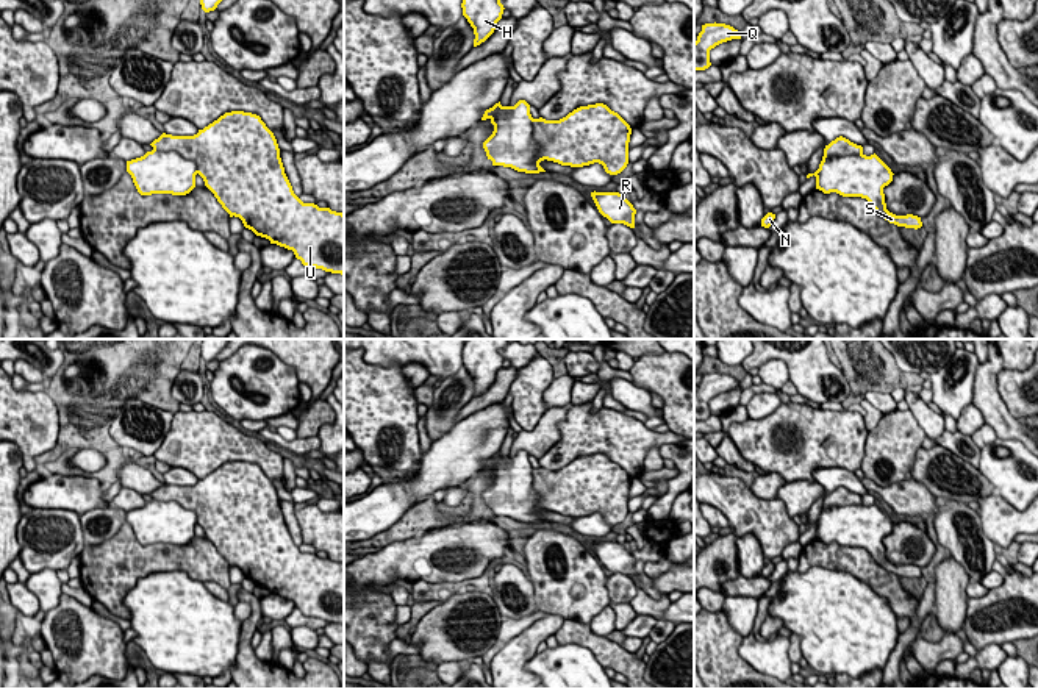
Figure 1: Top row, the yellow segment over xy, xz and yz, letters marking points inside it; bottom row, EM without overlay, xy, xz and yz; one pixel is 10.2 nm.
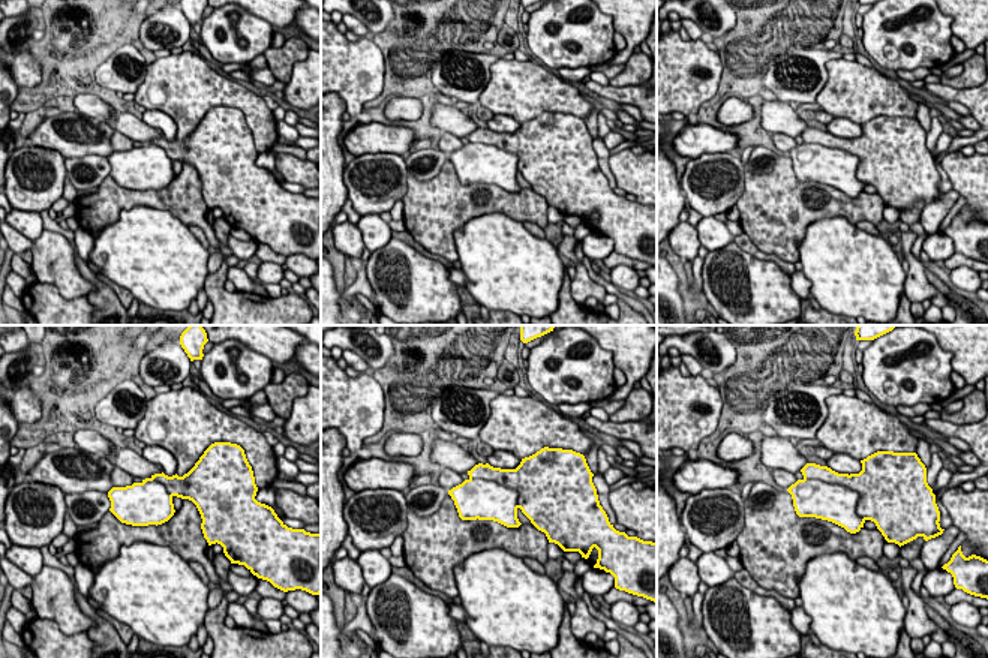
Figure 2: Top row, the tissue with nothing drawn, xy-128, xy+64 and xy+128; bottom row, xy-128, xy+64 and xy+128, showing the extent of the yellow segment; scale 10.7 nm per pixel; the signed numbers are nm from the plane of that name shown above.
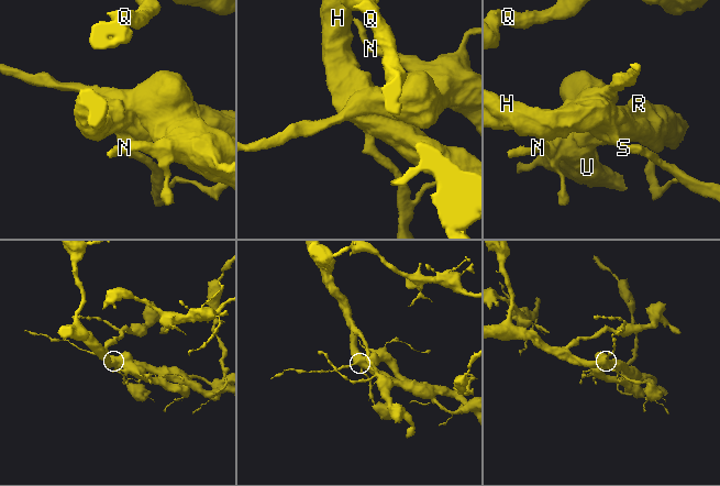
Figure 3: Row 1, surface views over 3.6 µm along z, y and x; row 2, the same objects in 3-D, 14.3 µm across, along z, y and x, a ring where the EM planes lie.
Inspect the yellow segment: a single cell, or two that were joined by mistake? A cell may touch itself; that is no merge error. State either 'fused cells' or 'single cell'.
fused cells

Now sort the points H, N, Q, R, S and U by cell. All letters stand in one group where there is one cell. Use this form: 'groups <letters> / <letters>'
groups H Q R S / N U

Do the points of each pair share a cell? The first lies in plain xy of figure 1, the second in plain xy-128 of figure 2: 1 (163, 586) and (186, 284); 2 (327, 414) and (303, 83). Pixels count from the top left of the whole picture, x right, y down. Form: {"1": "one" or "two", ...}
{"1": "one", "2": "two"}

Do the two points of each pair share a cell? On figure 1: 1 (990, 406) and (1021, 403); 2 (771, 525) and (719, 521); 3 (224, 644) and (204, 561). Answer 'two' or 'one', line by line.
1: two
2: two
3: two

